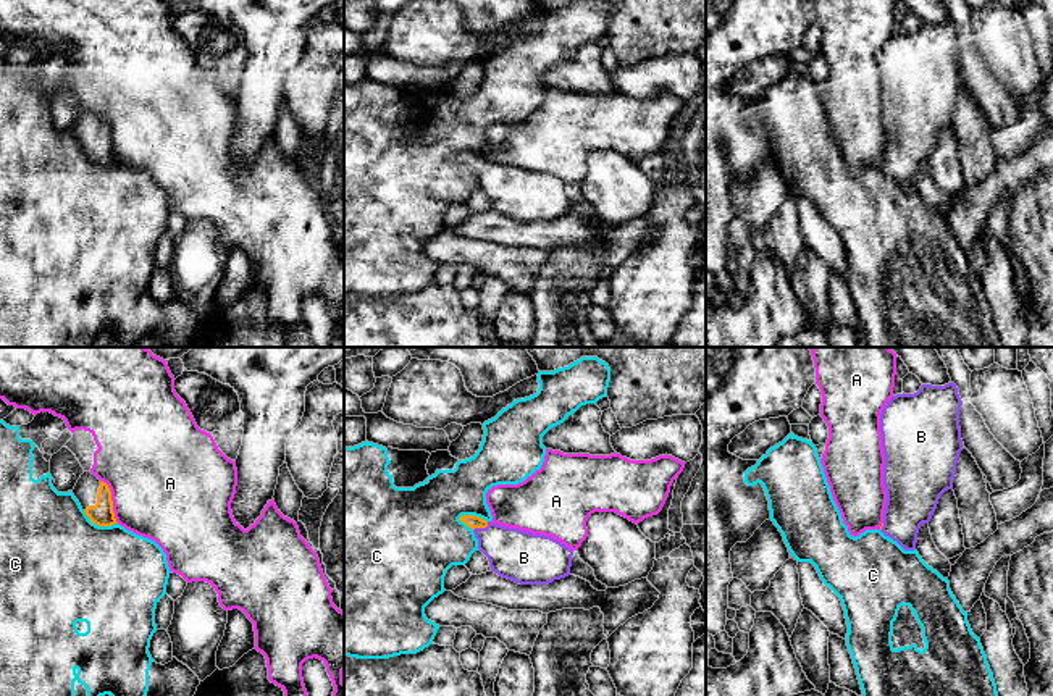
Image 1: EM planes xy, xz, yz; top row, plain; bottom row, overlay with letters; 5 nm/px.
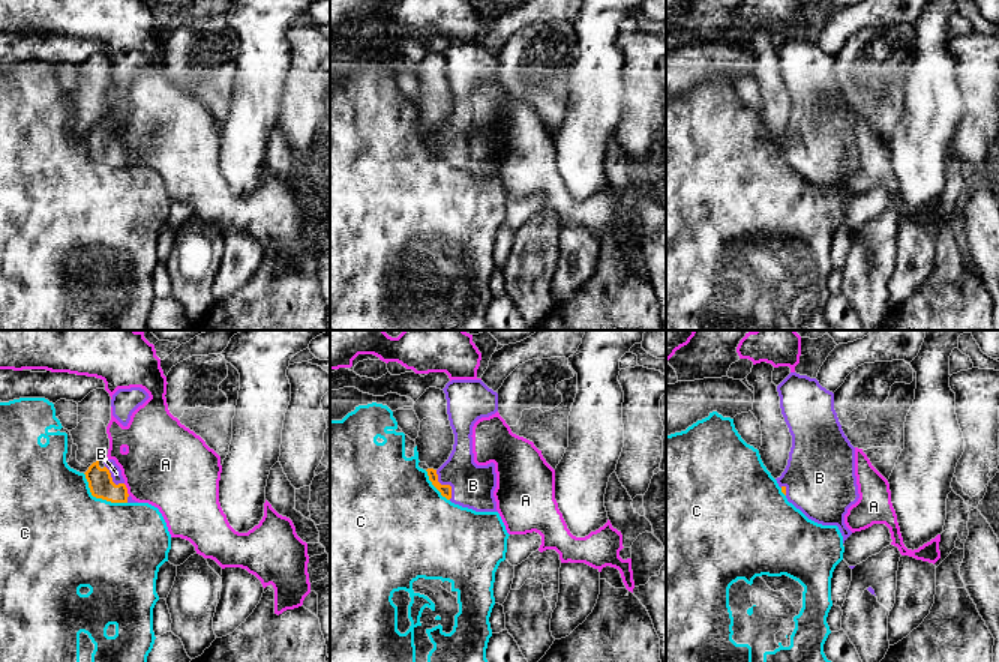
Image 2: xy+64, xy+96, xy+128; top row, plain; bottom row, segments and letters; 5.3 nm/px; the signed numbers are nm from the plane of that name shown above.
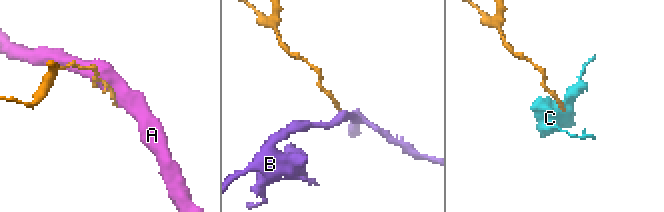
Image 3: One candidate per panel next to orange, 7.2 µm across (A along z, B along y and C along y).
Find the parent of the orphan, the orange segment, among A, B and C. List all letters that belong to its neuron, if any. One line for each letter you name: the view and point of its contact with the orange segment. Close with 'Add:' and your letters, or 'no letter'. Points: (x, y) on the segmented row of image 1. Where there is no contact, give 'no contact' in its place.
B: meets orange in xz at (482, 527)
Add: B

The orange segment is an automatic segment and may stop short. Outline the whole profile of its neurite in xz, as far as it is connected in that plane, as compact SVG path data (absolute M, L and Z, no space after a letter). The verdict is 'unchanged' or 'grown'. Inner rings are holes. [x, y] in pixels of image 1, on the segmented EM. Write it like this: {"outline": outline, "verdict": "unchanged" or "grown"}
{"outline": "M475 515L459 520L473 530L491 572L502 578L520 585L549 585L570 575L573 551L551 536L496 525Z", "verdict": "grown"}

